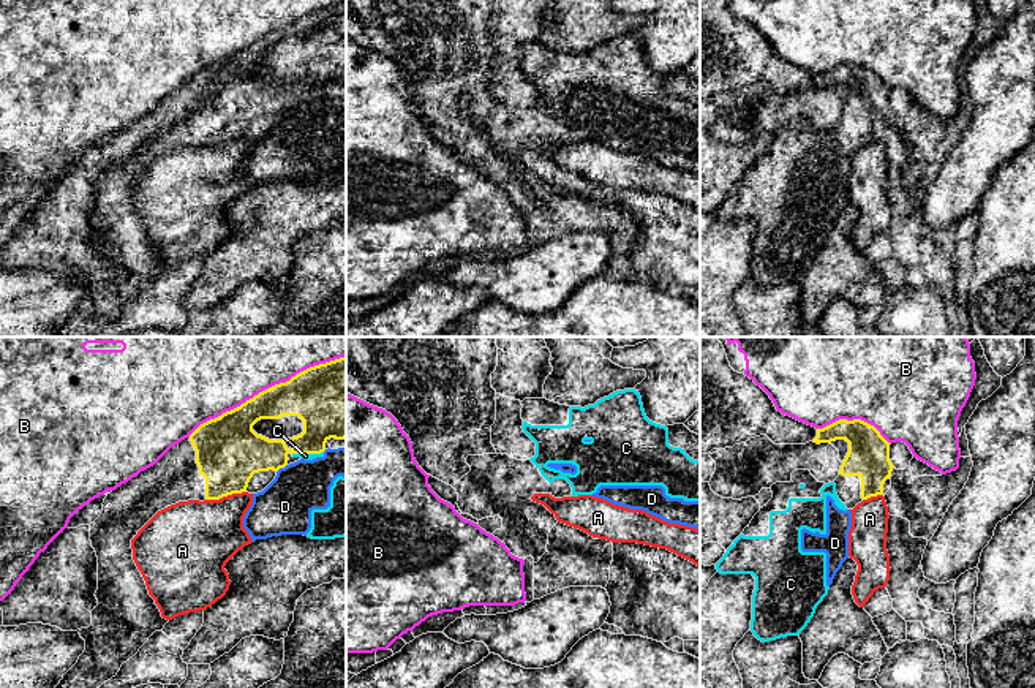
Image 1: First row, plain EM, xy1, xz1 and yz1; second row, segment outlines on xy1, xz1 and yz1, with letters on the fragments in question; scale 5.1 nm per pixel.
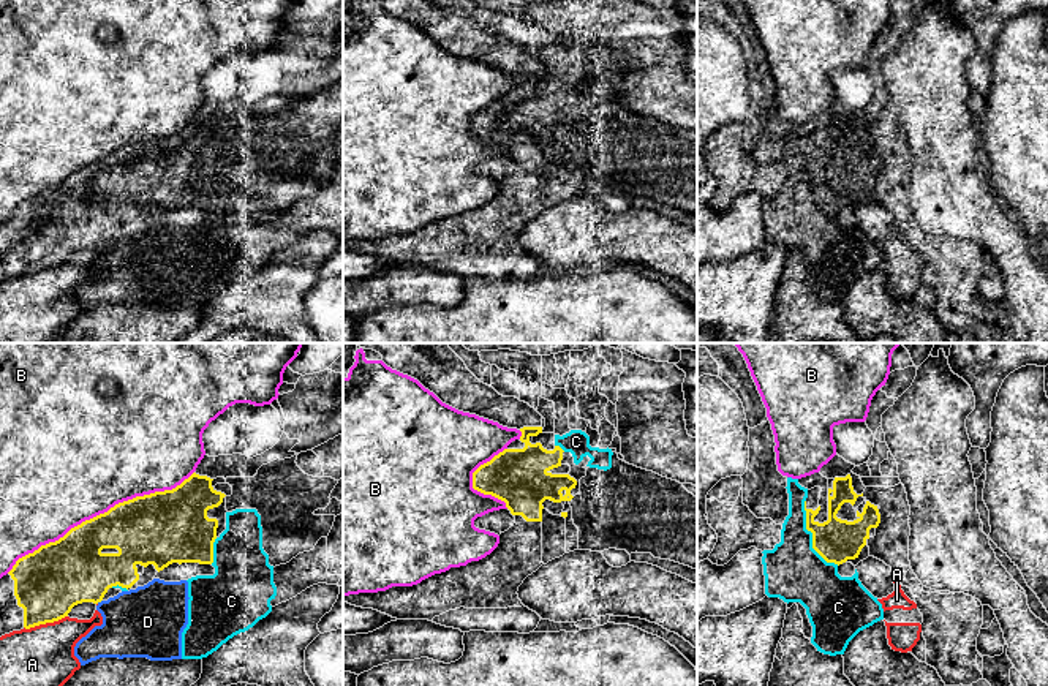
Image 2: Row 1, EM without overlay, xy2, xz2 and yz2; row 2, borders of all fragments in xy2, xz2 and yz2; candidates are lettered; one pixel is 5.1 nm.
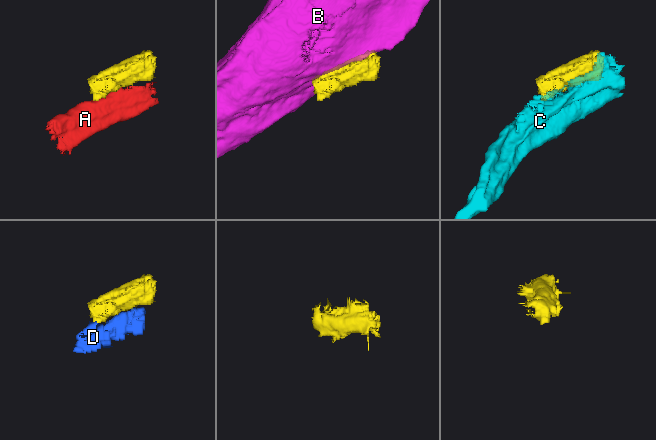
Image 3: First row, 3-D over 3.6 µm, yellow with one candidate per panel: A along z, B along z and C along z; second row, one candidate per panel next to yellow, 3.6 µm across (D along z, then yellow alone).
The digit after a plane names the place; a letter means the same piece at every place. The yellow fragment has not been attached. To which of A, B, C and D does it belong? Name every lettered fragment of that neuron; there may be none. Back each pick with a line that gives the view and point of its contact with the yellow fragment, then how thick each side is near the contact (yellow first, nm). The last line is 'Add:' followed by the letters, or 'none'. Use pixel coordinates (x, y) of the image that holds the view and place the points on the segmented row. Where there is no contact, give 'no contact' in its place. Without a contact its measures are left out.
Add: none

